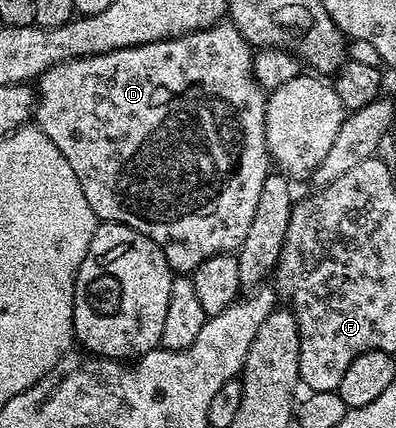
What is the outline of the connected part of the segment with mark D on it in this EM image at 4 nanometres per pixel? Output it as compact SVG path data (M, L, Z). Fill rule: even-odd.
M221 21L201 31L191 31L189 35L179 35L177 39L159 39L146 45L111 51L105 55L83 55L80 59L67 59L64 63L54 65L49 71L45 71L38 80L38 98L35 100L34 110L35 126L39 127L42 133L46 133L46 137L50 137L50 141L54 141L54 145L58 145L58 153L62 153L62 157L66 157L66 161L70 161L70 169L74 169L74 177L78 177L78 185L82 185L82 193L86 193L86 201L90 201L90 209L94 209L97 220L105 223L121 223L146 237L150 237L150 241L154 241L154 245L158 245L158 249L162 249L162 253L166 257L168 264L172 266L173 272L191 273L194 269L198 269L198 265L202 265L202 261L206 261L206 257L235 252L242 245L242 241L250 229L250 221L254 221L254 209L258 207L258 199L263 191L263 183L270 174L270 158L265 139L266 95L257 85L256 78L252 76L253 54L253 48L244 40L242 33L238 33L236 26L230 21ZM160 95L180 96L177 99L170 100L169 103L160 103Z

